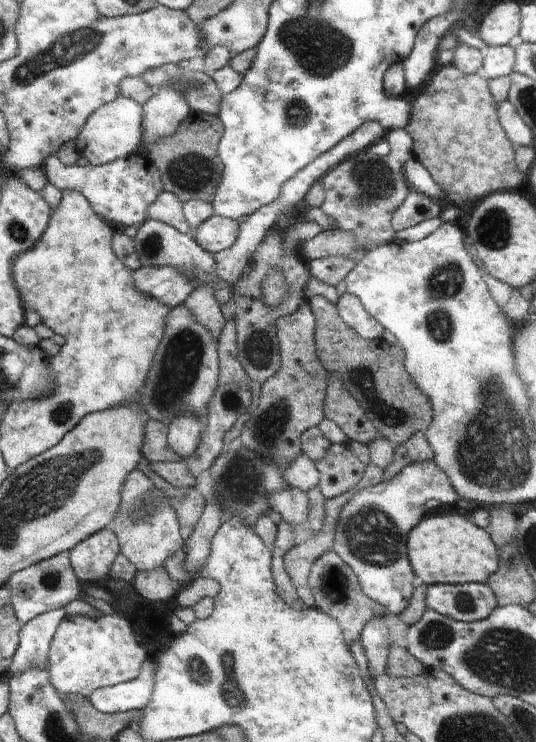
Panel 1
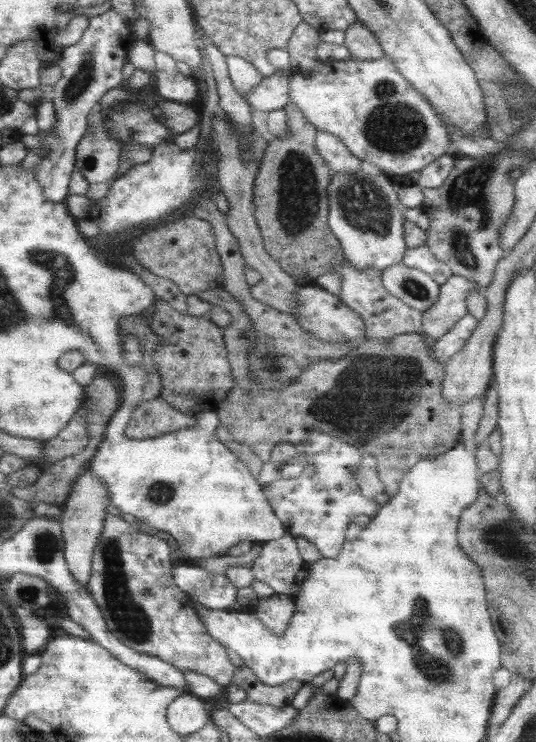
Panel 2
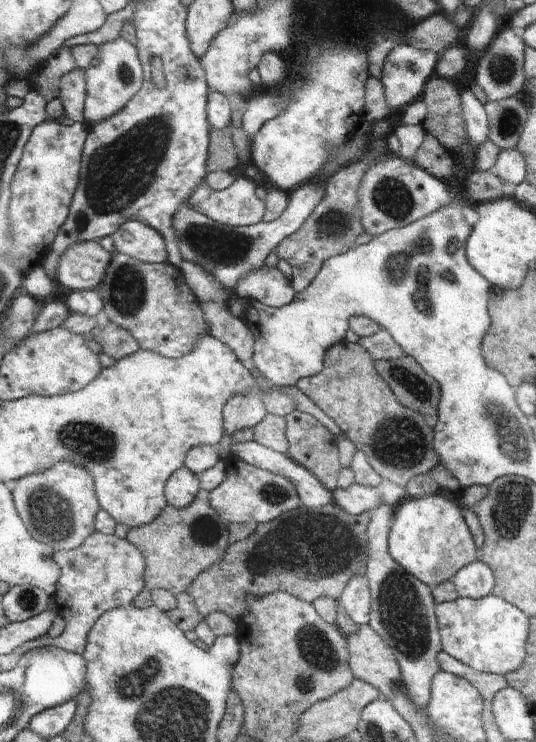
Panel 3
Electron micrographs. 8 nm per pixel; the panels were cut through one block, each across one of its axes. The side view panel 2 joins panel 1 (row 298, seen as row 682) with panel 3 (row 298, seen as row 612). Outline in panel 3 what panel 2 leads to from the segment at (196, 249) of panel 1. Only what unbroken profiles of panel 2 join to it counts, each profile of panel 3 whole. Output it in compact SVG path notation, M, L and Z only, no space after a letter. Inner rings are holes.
M114 252L97 290L110 323L128 331L140 349L176 359L191 353L198 338L211 335L209 334L211 324L202 312L201 303L188 288L179 267L168 262L145 263L124 253Z

